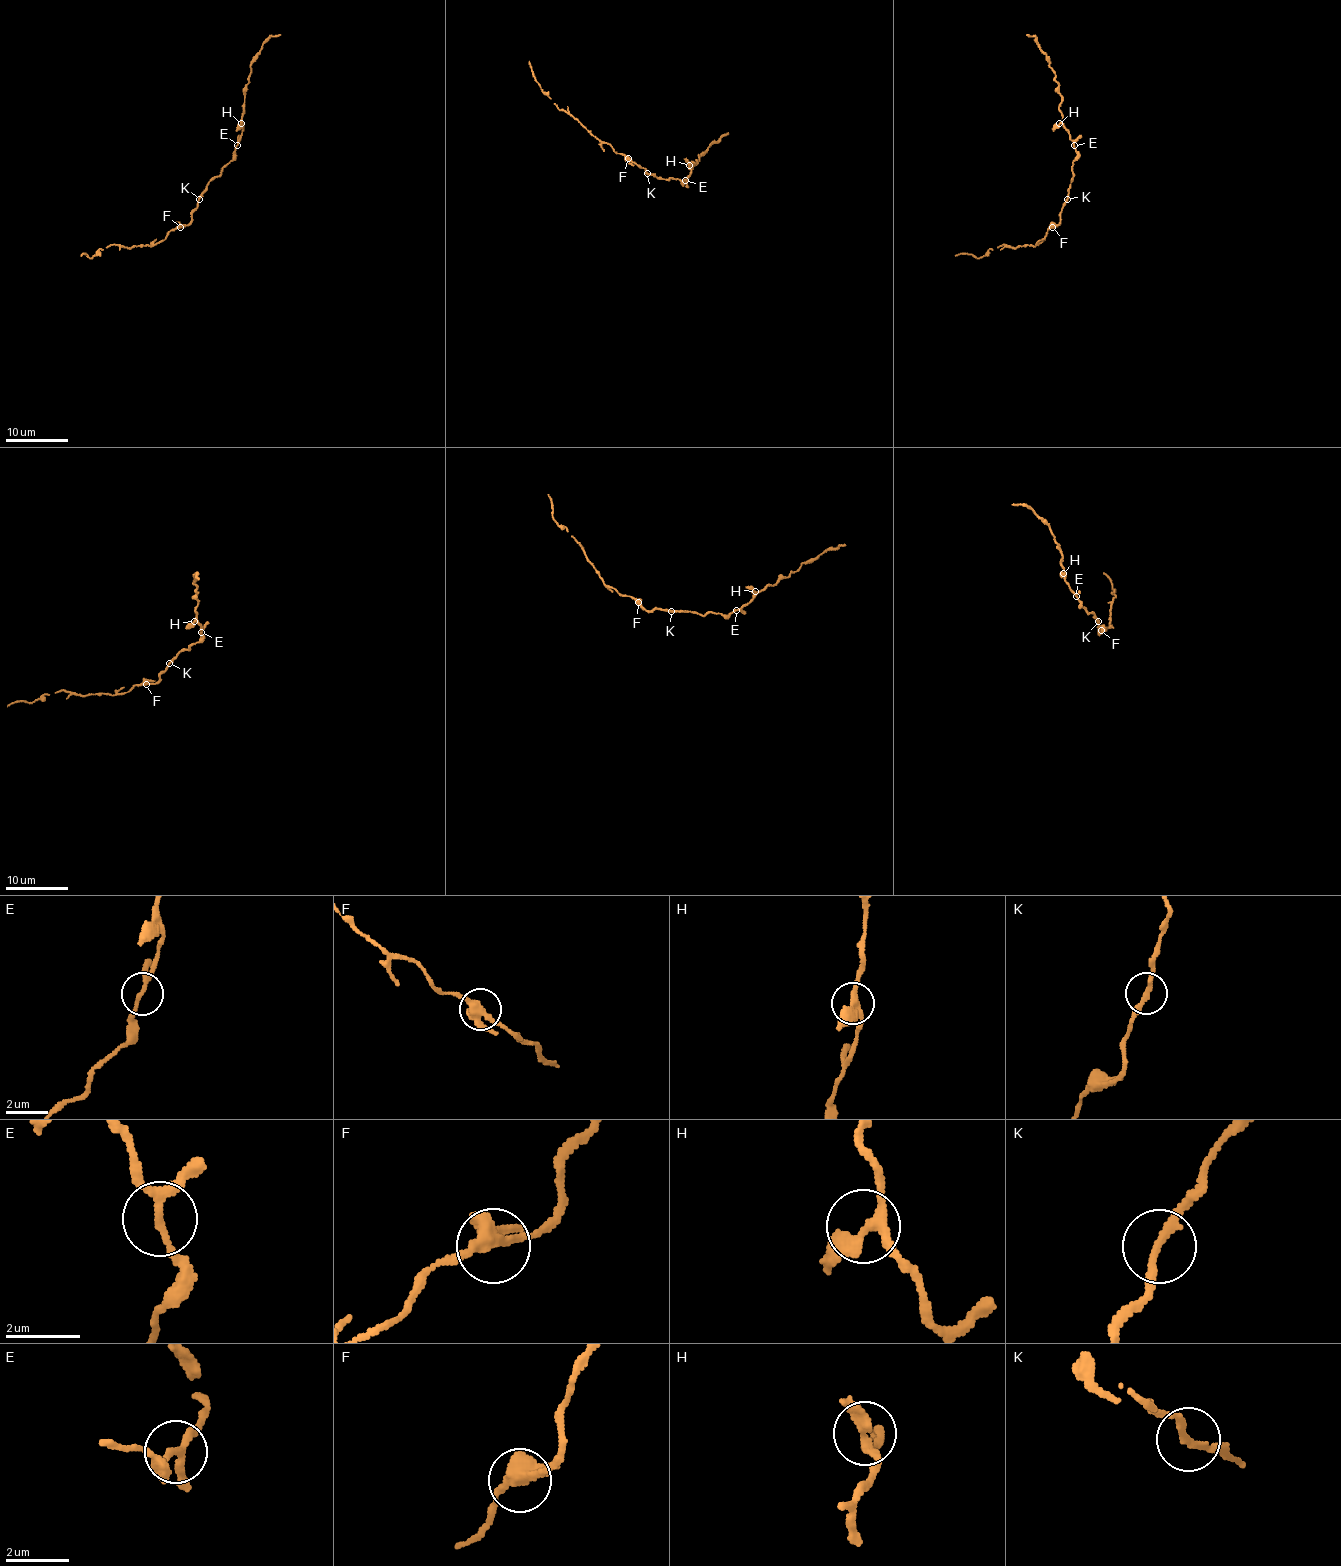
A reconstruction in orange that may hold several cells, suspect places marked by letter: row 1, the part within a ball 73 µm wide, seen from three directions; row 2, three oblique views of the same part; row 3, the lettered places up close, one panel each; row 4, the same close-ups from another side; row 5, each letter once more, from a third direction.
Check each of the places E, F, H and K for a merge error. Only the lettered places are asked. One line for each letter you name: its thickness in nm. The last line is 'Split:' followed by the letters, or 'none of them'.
Split: none of them

